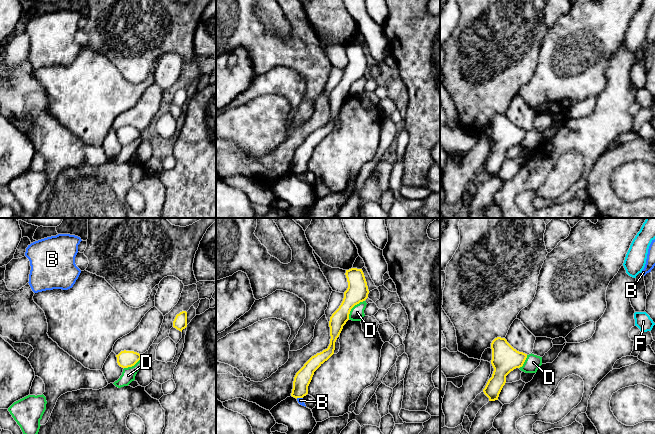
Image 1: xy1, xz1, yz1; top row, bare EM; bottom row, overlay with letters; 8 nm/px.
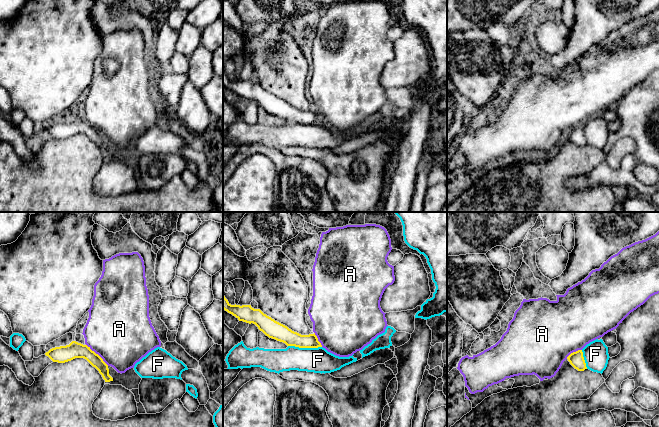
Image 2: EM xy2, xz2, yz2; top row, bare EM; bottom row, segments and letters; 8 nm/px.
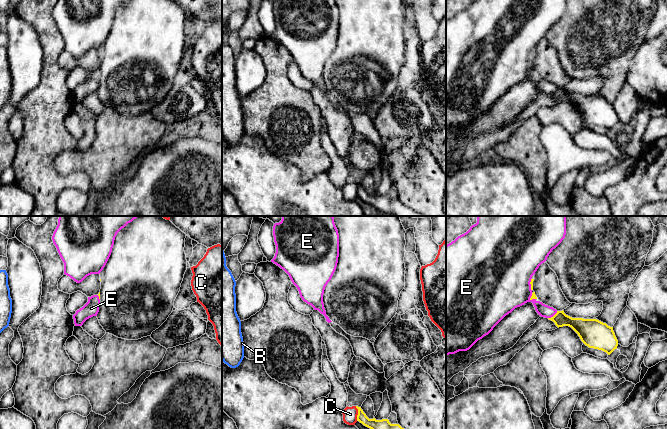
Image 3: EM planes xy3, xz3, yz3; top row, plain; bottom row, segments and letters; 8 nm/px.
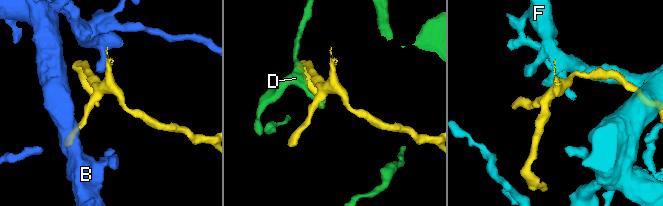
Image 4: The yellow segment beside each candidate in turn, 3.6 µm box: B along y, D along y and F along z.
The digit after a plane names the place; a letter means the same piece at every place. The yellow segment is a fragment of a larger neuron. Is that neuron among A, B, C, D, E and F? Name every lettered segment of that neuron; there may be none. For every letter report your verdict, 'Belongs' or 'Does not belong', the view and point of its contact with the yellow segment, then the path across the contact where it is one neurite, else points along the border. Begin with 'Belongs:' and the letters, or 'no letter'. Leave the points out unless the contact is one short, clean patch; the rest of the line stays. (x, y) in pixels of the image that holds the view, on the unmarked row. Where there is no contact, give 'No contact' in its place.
Belongs: no letter
A: Does not belong. Touches yellow at xy2 (97, 130). Boundary: xy2 (86, 120), (108, 141)
B: Does not belong. Touches yellow at xz1 (299, 173). Boundary: xz1 (302, 173), (296, 174)
C: Does not belong. Touches yellow at xz3 (358, 189). Boundary: xz3 (355, 182), (357, 185), (357, 196)
D: Does not belong. Touches yellow at xz1 (353, 82). Boundary: xz1 (364, 76), (357, 79), (351, 85), (348, 94)
E: Does not belong. Touches yellow at yz3 (553, 92). Boundary: yz3 (557, 87), (548, 94)
F: Does not belong. Touches yellow at xz2 (305, 123)

